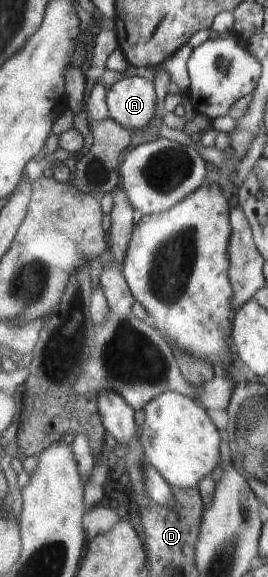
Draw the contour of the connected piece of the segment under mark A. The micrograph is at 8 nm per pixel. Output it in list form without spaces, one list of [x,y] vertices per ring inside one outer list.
[[[125,77],[108,91],[111,115],[132,131],[143,130],[157,115],[157,89],[145,77]]]

